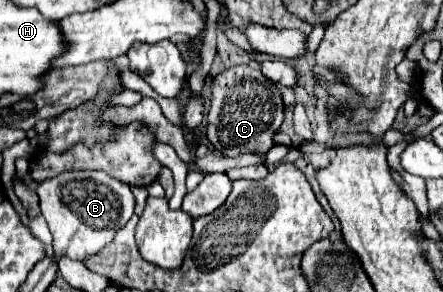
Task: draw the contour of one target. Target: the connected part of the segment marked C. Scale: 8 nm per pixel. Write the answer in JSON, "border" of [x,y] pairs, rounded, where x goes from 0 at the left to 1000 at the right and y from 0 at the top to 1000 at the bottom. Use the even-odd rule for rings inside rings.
{"border":[[[528,226],[492,260],[479,267],[479,308],[474,308],[474,384],[470,384],[470,432],[465,466],[470,486],[483,500],[483,514],[501,521],[506,534],[537,534],[537,527],[596,527],[614,507],[614,452],[632,438],[641,418],[641,349],[628,315],[628,301],[573,226]]]}

